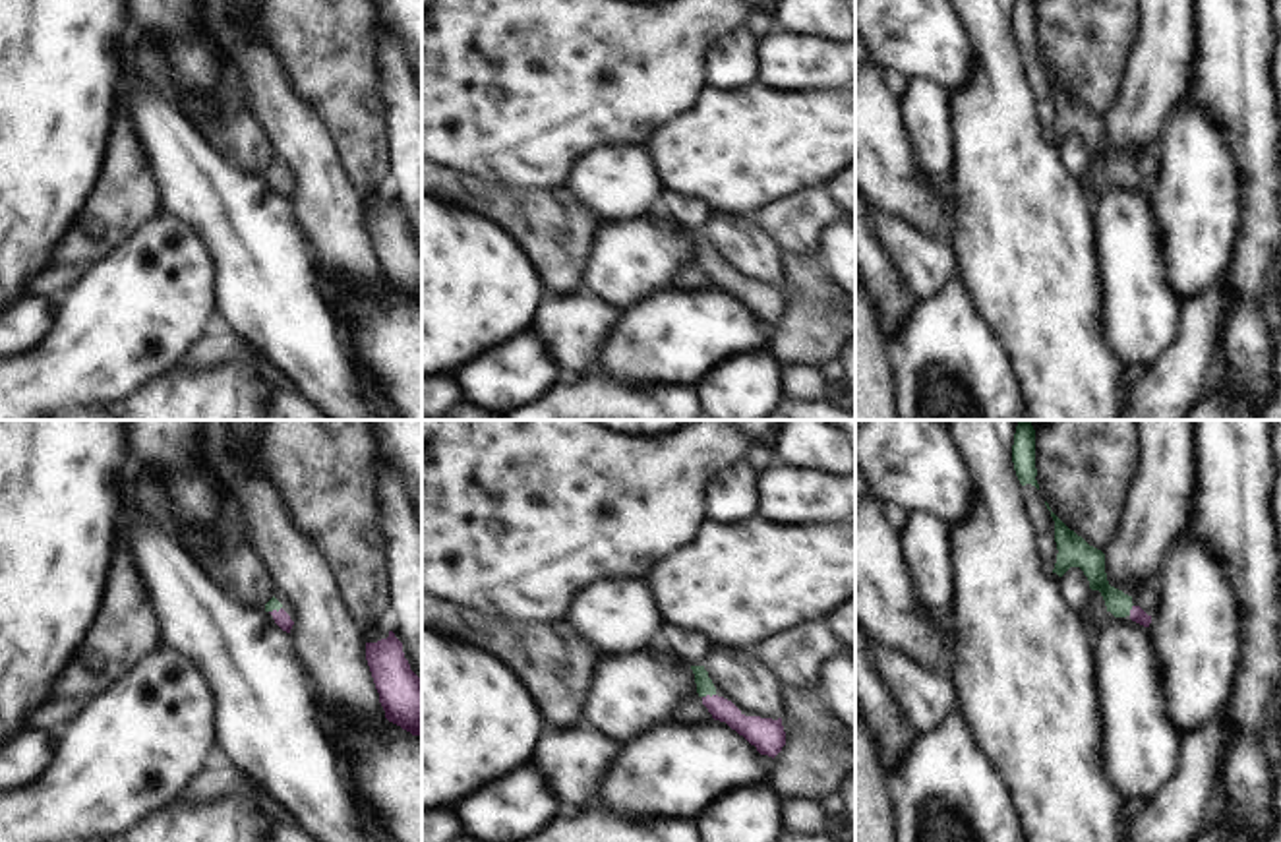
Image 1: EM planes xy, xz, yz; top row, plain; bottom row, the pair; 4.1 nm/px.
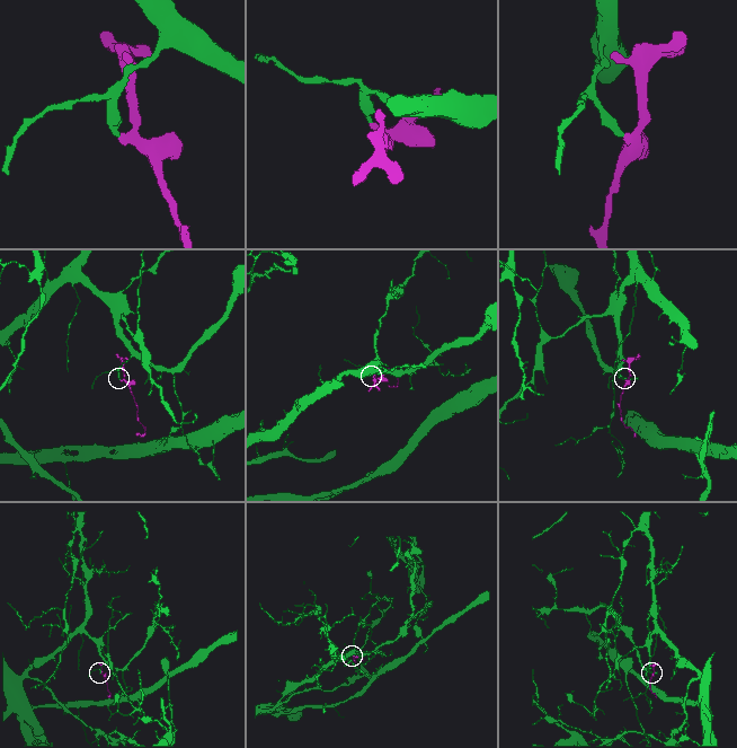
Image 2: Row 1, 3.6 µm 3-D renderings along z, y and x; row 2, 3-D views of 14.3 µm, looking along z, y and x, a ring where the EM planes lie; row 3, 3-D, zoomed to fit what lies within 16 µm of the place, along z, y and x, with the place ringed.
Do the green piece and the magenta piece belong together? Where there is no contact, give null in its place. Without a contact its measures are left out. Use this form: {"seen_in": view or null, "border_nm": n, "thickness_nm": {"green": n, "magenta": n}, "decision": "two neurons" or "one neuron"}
{"seen_in": "xz", "border_nm": 60, "thickness_nm": {"green": 70, "magenta": 110}, "decision": "one neuron"}

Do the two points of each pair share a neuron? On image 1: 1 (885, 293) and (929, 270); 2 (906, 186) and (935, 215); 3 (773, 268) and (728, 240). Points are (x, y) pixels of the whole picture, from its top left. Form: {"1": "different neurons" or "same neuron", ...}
{"1": "different neurons", "2": "same neuron", "3": "same neuron"}

